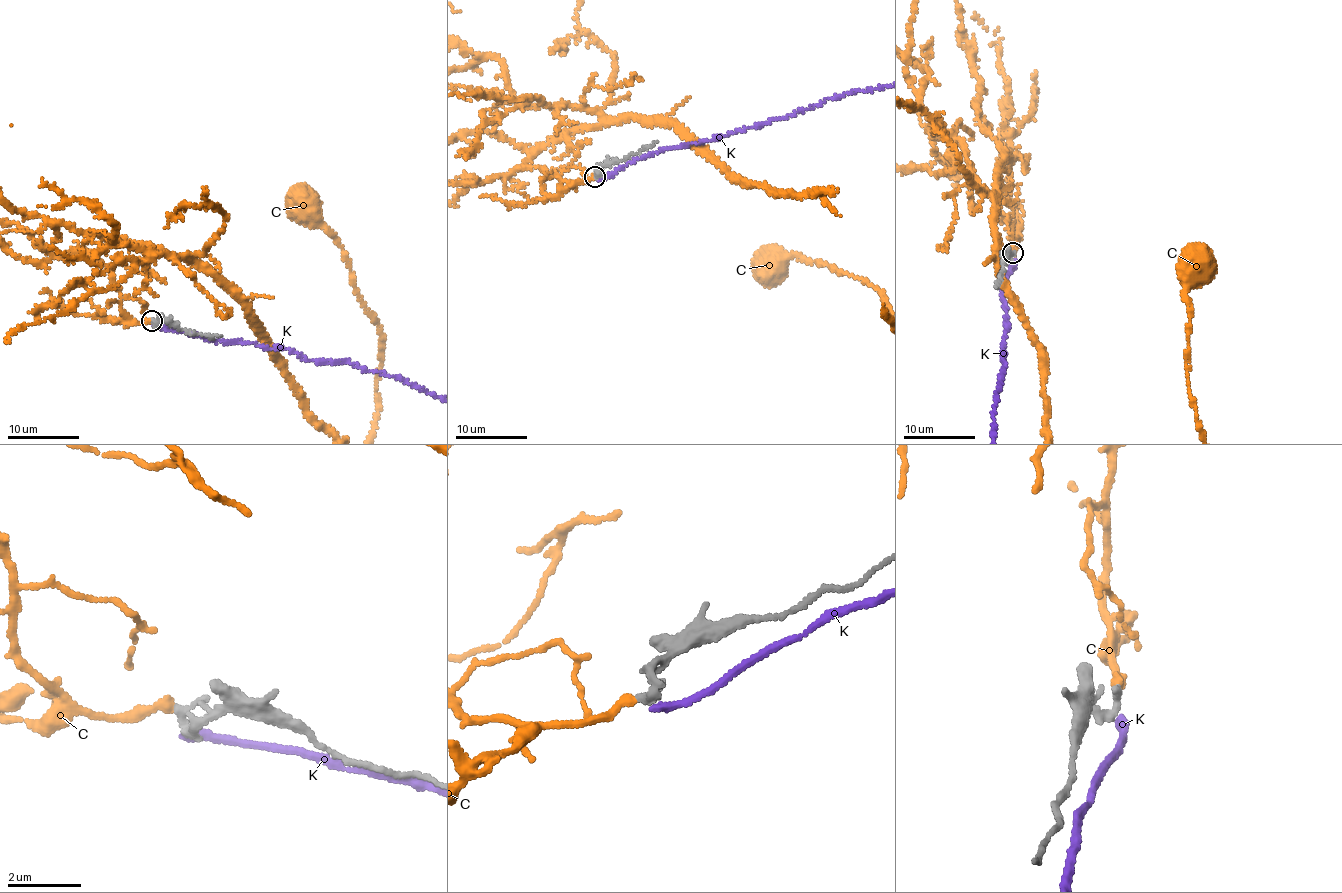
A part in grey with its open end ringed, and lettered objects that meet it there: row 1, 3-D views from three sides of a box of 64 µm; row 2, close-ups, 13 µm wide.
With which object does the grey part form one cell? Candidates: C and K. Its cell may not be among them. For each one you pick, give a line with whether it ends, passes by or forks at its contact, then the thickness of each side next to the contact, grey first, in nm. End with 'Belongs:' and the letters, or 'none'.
C: It ends there. Thickness 240 nm (grey) against 240 nm
Belongs: C

